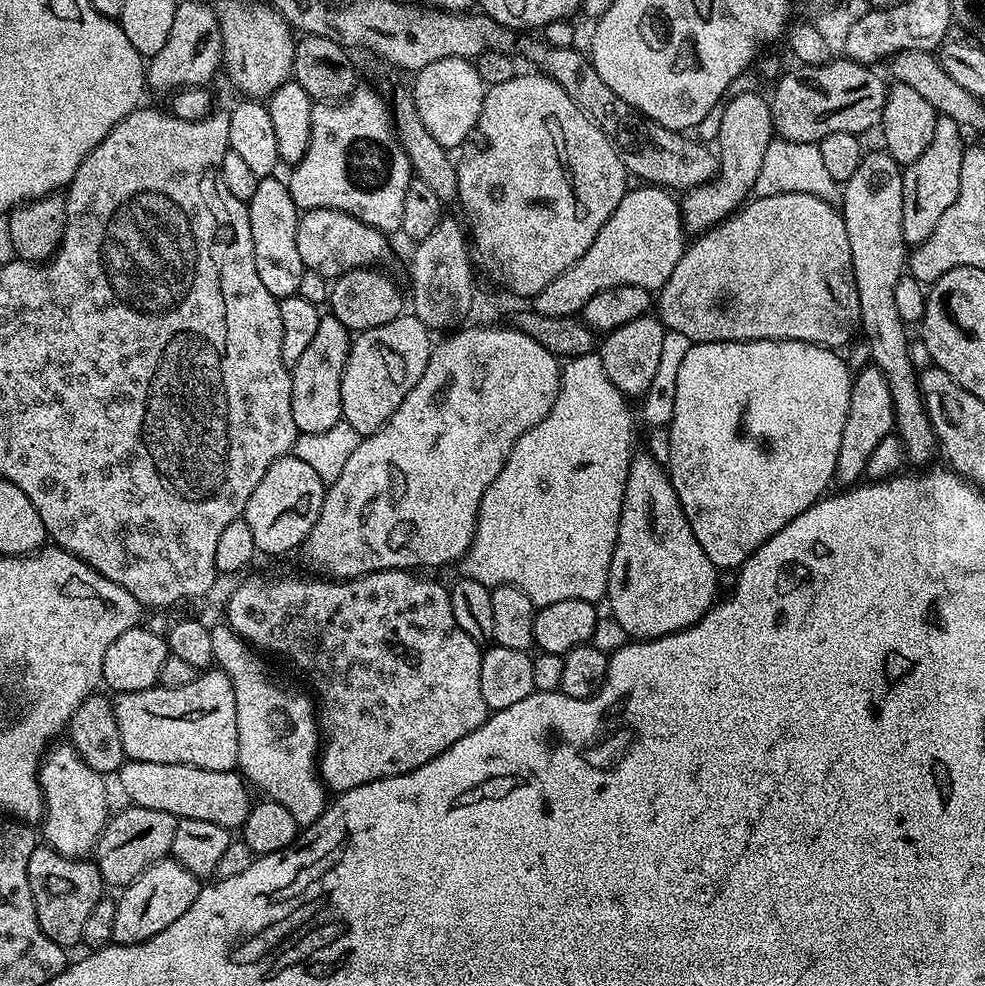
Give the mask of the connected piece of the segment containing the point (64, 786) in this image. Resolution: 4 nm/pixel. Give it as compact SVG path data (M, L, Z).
M57 743L40 761L40 789L44 795L42 829L48 839L45 840L47 847L58 854L88 858L93 855L102 830L110 819L108 788L104 785L105 777L90 770L71 743L63 743Z

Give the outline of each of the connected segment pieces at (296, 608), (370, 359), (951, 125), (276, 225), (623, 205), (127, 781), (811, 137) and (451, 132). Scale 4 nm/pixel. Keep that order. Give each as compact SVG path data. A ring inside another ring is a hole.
M403 568L370 572L356 580L319 580L316 576L308 576L305 580L299 580L296 576L284 576L279 580L272 576L267 580L264 576L247 576L241 579L234 594L230 595L226 623L242 639L247 640L257 653L277 652L280 656L289 656L308 675L313 688L311 691L318 701L318 724L322 729L322 751L318 756L318 767L325 785L333 793L354 790L354 786L366 786L366 782L378 782L382 778L394 778L418 770L454 746L458 738L466 738L466 734L478 730L478 726L488 720L490 709L486 706L486 698L482 698L482 648L474 638L470 638L470 634L466 634L466 630L462 630L462 626L458 626L445 585L440 585L436 580L423 580L420 577L423 575Z
M405 314L394 318L394 322L386 322L386 326L378 326L374 330L366 330L359 333L351 341L348 350L348 361L342 374L342 410L344 411L342 420L358 432L361 438L374 434L387 422L402 406L402 398L414 390L418 378L428 365L428 359L434 347L434 340L431 340L430 331L427 326L413 314Z
M937 115L934 136L922 156L903 169L902 178L902 234L904 243L915 246L926 242L930 234L938 226L942 214L954 206L954 198L958 198L960 175L962 174L962 158L966 141L962 137L962 129L949 116Z
M275 175L265 176L258 182L258 190L254 190L254 198L246 201L250 218L250 233L253 238L253 252L256 255L258 276L270 294L277 298L295 296L299 293L302 274L306 271L302 258L298 258L298 230L301 213L294 198L290 198L290 190L283 179L276 180Z
M659 186L636 187L624 193L622 202L618 202L614 214L606 218L606 226L598 230L598 238L594 238L590 250L586 250L586 254L582 254L582 258L578 258L574 266L558 274L558 278L554 278L550 286L543 288L534 297L534 308L537 312L549 315L550 318L576 316L583 313L586 302L590 302L594 294L602 294L602 290L610 290L618 286L642 286L648 292L656 294L662 286L666 286L666 278L674 274L674 266L678 266L678 258L682 258L686 247L686 239L684 240L686 229L684 220L680 216L680 206L677 197L672 197L675 195L671 191Z
M128 760L121 766L118 779L120 788L129 796L131 803L146 810L166 810L166 814L174 814L177 820L198 818L202 822L214 822L214 826L222 826L229 830L243 829L246 814L250 814L254 800L248 797L250 791L243 775L239 771L219 772L218 770L202 770L189 764L167 764L166 762L138 762Z
M833 58L827 64L805 64L796 66L793 72L785 71L775 81L776 89L770 95L775 135L781 140L815 144L826 138L826 134L864 134L867 128L875 129L888 93L886 83L876 71L875 67L847 58Z
M457 56L442 58L438 62L430 62L430 66L415 73L413 80L416 81L410 87L410 95L418 110L418 118L422 118L426 130L430 130L434 142L438 142L443 148L459 149L475 133L476 123L482 114L486 86L475 63Z

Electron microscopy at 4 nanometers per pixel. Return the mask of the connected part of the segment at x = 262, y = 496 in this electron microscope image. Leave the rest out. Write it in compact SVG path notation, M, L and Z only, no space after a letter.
M293 454L275 460L270 470L262 474L262 482L258 482L254 494L250 494L250 502L246 502L242 517L246 526L250 526L250 531L254 533L257 553L280 556L283 552L294 551L295 548L297 551L310 530L314 530L314 522L318 522L325 491L326 483L309 463Z

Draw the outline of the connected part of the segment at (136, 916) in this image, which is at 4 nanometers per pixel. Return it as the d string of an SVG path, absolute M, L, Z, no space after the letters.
M159 860L119 893L114 914L113 941L118 944L137 944L154 938L154 934L162 934L166 926L171 926L177 918L186 914L186 910L190 910L190 906L194 906L194 898L198 898L201 887L201 877L190 874L190 870L182 867L177 860Z

